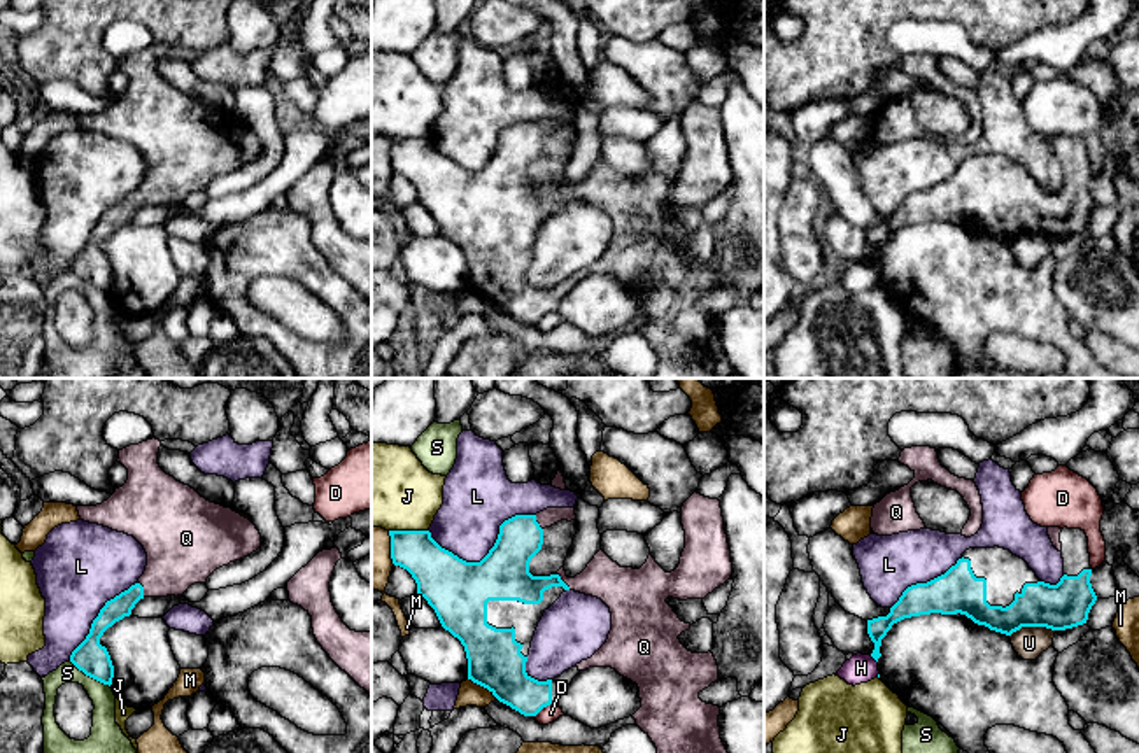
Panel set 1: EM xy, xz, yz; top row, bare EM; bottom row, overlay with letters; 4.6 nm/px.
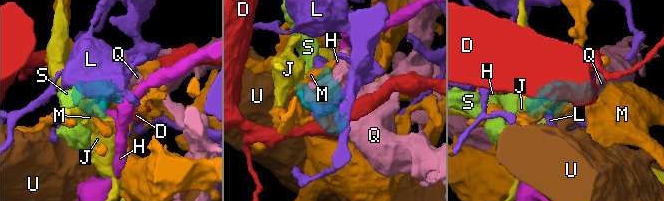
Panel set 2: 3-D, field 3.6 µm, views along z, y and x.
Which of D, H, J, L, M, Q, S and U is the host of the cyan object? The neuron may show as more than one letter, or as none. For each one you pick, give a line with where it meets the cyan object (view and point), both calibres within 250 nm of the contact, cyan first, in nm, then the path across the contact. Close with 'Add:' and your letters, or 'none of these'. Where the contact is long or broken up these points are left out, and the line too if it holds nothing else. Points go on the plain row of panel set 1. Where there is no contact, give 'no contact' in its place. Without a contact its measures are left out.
Q: contact xy (142, 197); calibres 110 and 320 nm; way xy (114, 218), (142, 197), (181, 158)
Add: Q

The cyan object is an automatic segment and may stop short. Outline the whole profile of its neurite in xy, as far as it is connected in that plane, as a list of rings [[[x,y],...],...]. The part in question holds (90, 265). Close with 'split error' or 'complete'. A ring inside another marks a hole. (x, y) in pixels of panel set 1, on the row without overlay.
[[[152,46],[119,58],[117,70],[128,77],[126,91],[102,112],[77,114],[81,128],[133,144],[147,161],[147,173],[138,189],[105,210],[93,228],[89,242],[70,263],[70,270],[79,278],[109,294],[114,287],[114,273],[107,256],[100,252],[100,245],[109,235],[130,224],[140,207],[184,203],[191,193],[205,191],[216,177],[240,168],[261,154],[261,142],[249,126],[207,109],[189,93],[166,82],[158,72],[159,54],[161,49]]] | split error

